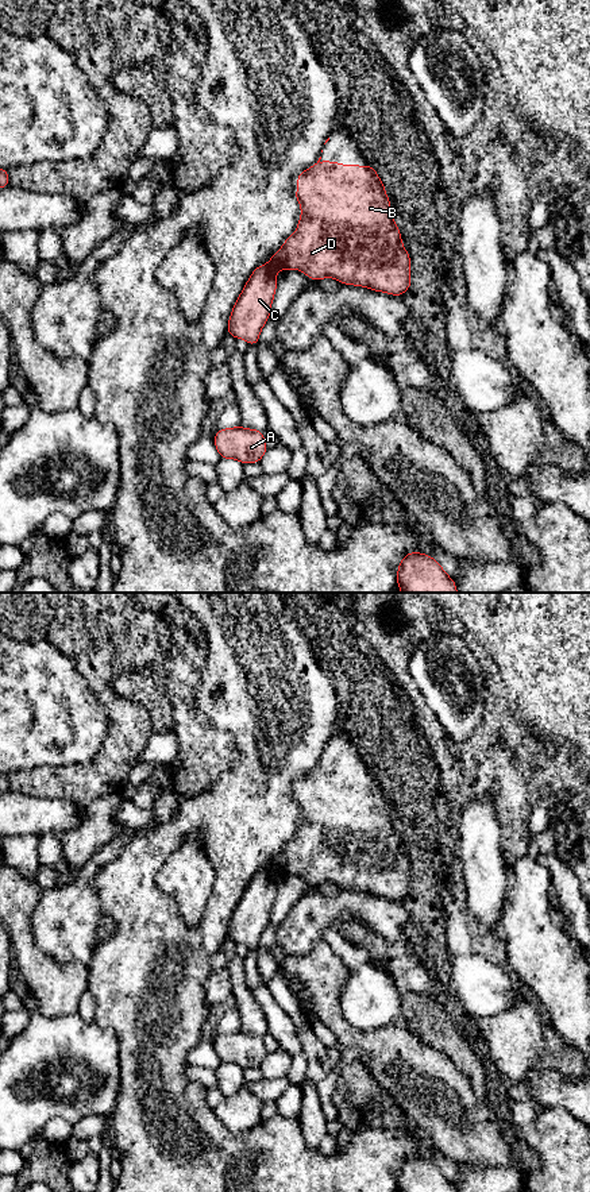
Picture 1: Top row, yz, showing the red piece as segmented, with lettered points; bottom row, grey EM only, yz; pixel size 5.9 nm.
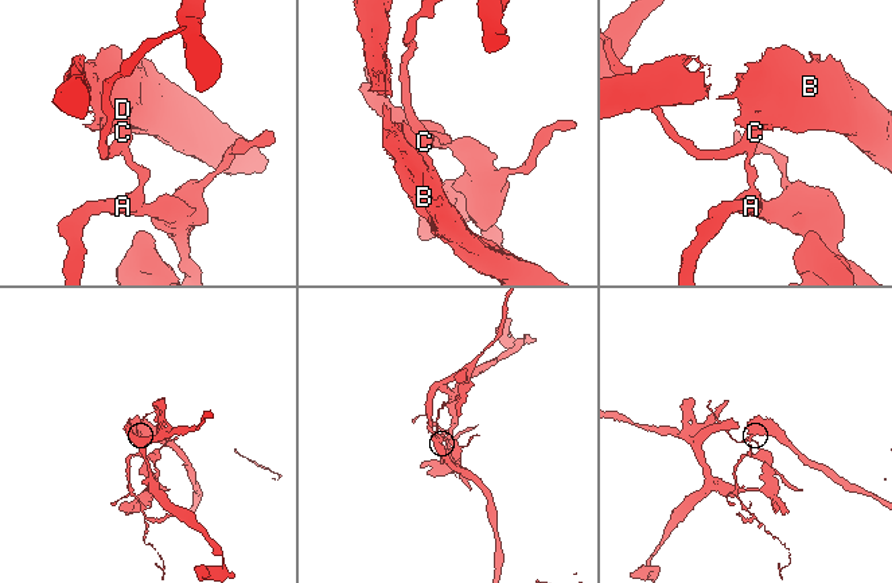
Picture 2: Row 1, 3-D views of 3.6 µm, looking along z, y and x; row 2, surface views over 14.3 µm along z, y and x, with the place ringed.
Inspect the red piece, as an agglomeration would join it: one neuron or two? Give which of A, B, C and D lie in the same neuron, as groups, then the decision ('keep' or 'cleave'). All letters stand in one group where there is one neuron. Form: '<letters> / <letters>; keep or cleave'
A C / B D; cleave

